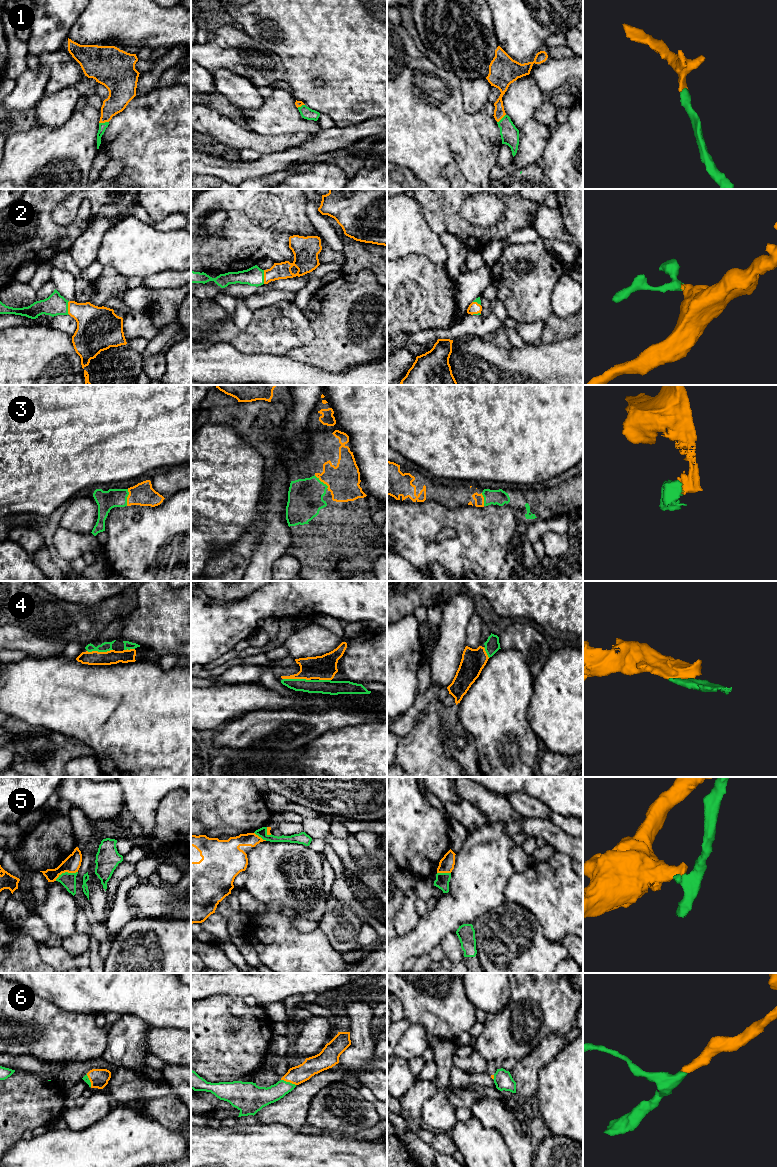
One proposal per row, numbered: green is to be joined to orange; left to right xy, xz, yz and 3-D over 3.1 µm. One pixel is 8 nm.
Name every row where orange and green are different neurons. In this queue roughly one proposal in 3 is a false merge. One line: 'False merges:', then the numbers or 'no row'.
False merges: 5

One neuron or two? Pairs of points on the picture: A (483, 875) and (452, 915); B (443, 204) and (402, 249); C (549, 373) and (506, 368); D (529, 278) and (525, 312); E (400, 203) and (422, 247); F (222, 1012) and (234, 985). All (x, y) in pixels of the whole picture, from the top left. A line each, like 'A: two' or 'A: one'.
A: one
B: two
C: one
D: one
E: one
F: two

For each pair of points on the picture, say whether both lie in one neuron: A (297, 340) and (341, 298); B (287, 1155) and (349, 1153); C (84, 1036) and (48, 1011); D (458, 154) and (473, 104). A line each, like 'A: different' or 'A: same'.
A: different
B: same
C: same
D: different

